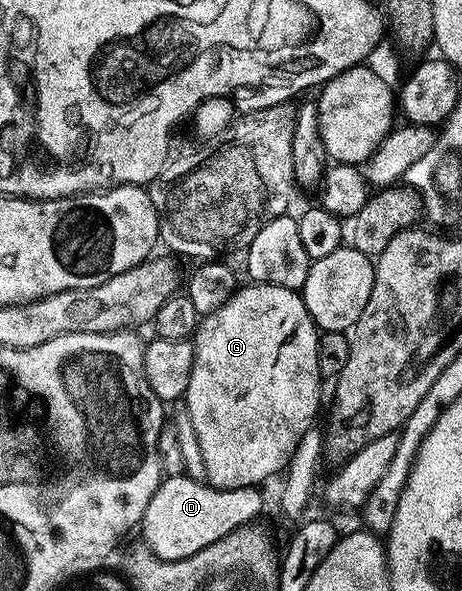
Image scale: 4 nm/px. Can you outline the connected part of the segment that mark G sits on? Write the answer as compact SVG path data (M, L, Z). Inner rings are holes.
M251 282L250 287L239 286L234 295L220 309L213 311L199 322L198 330L192 336L194 344L194 364L191 377L184 396L184 411L190 415L192 426L196 429L197 440L200 441L200 450L204 455L204 466L207 469L207 477L210 486L228 489L240 489L241 487L258 487L265 479L270 479L274 474L285 472L290 463L292 453L296 453L296 445L300 445L300 437L308 433L310 427L315 426L318 415L318 406L322 403L322 386L324 380L318 362L316 361L316 349L318 348L319 330L314 325L314 319L308 313L301 294L292 289L284 289L280 285L268 285L267 283Z

